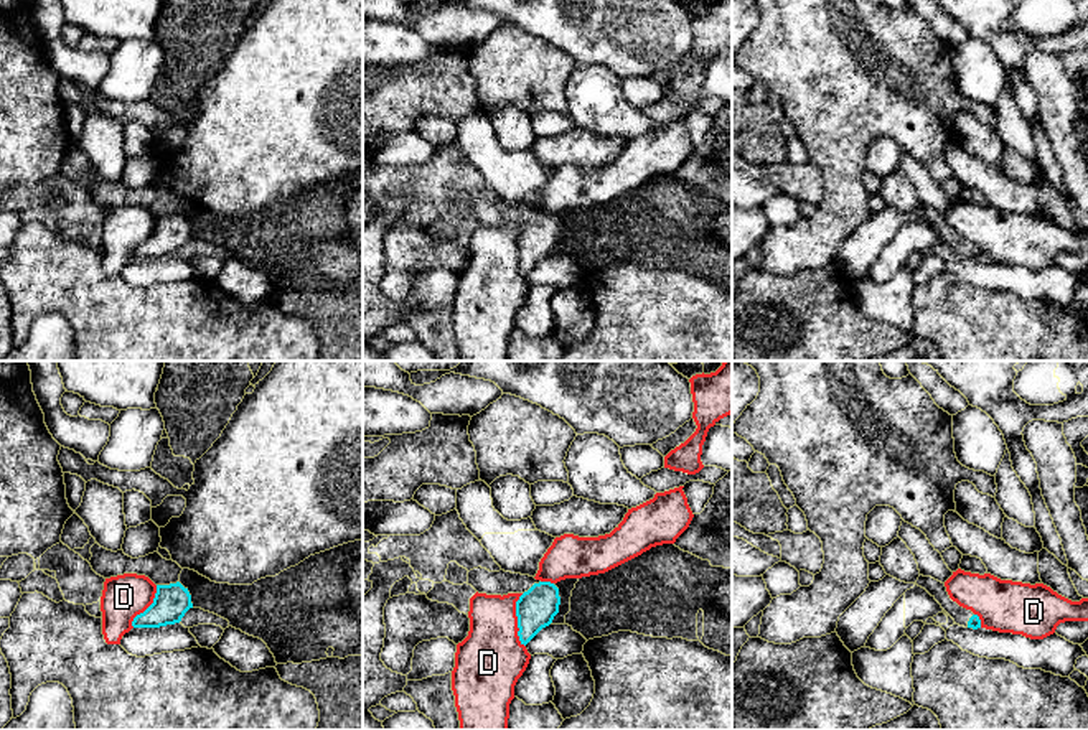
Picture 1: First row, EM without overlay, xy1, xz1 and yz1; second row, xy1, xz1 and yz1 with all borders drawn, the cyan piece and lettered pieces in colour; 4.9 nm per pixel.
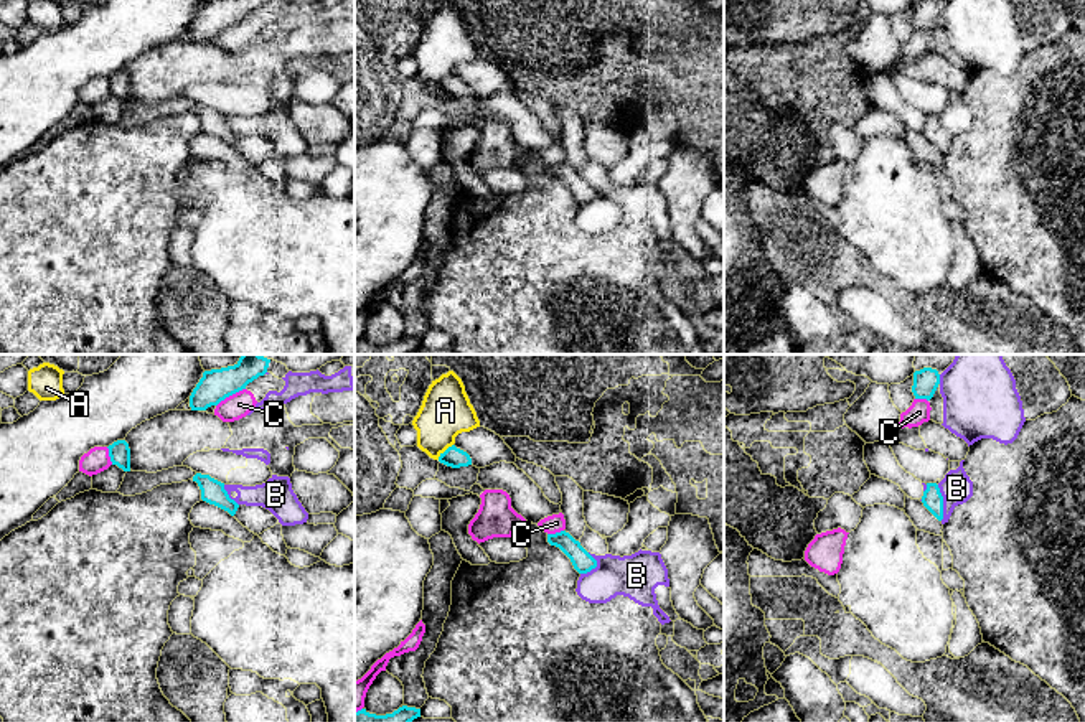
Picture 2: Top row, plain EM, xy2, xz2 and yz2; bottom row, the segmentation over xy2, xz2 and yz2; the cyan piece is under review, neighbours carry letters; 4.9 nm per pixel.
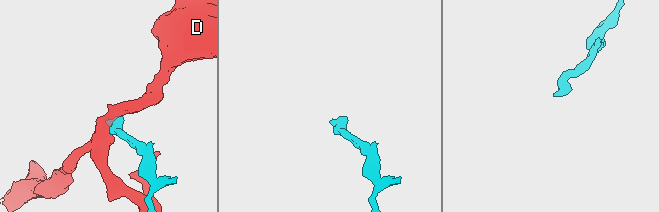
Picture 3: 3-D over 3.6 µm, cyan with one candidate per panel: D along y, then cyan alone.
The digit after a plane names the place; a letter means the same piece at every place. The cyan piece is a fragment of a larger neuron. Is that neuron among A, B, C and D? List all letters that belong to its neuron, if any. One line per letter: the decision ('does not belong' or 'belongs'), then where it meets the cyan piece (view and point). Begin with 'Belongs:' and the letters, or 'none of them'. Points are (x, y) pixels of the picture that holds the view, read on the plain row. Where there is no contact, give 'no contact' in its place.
Belongs: none of them
A: does not belong; contact xz2 (444, 83)
B: does not belong; contact yz2 (942, 134)
C: does not belong; contact xy2 (230, 25)
D: does not belong; contact xz1 (518, 251)

